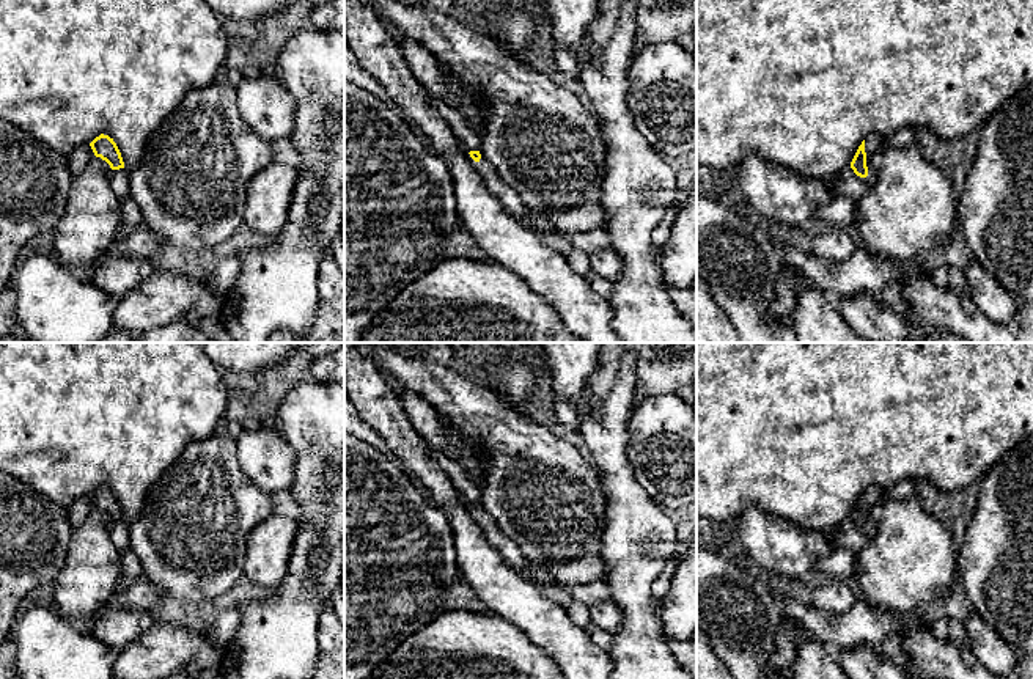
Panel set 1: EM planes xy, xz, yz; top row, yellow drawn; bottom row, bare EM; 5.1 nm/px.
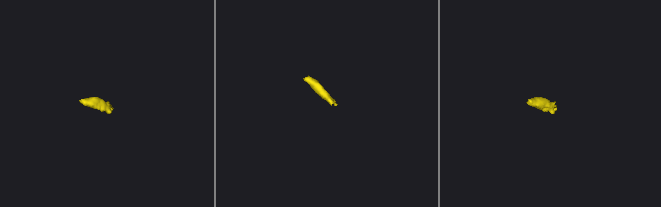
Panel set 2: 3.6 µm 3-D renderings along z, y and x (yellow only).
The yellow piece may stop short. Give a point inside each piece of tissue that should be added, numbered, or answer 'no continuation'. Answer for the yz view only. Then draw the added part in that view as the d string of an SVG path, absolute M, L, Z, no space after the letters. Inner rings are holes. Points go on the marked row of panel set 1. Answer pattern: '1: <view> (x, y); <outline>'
1: yz (874, 143); M876 134L865 138L866 160L868 160L871 156L874 156L874 154L877 154L877 152L880 152L880 151L885 149L887 138L888 138L888 137L876 135Z

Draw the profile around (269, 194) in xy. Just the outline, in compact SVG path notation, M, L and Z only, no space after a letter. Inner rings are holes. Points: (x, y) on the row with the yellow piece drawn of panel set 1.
M270 162L247 185L244 223L263 236L277 236L288 220L297 168Z

